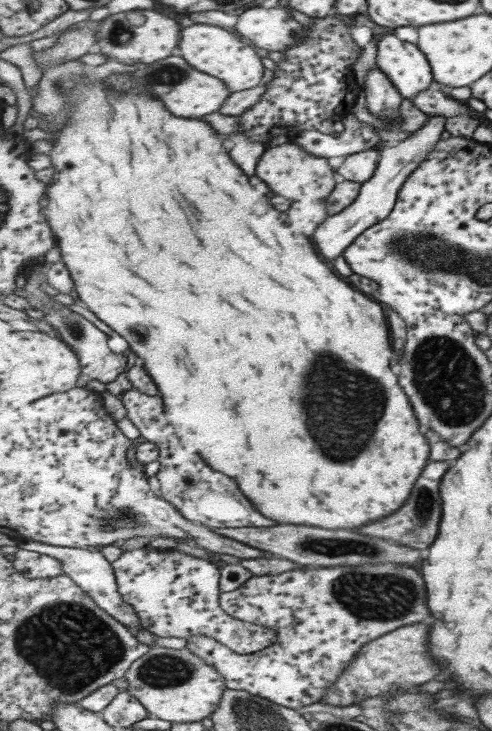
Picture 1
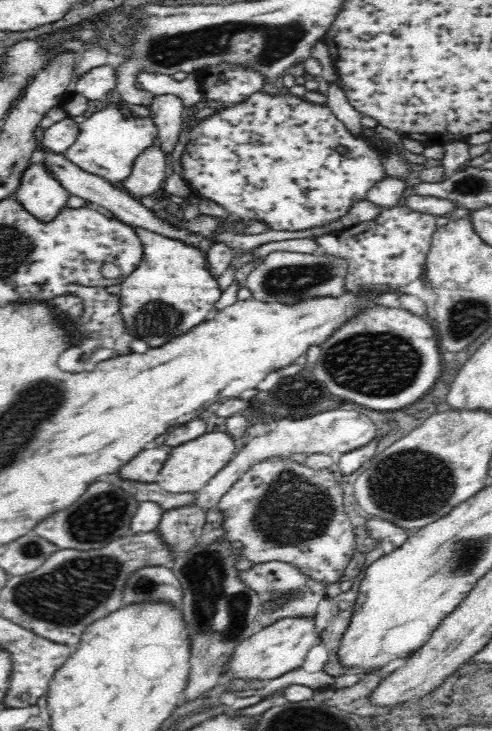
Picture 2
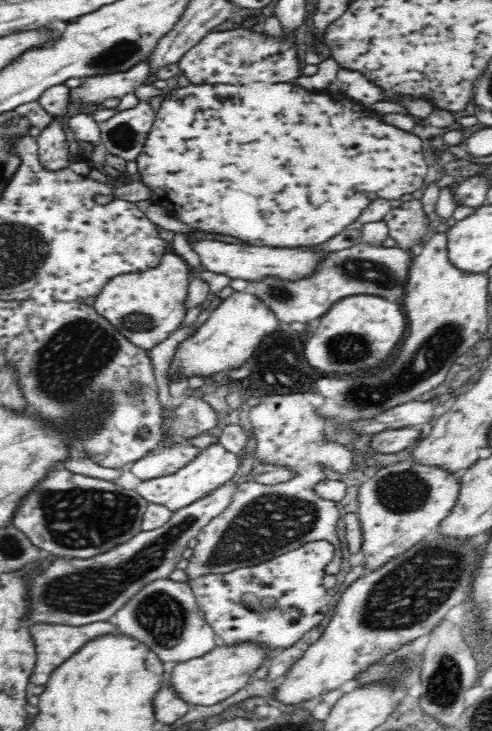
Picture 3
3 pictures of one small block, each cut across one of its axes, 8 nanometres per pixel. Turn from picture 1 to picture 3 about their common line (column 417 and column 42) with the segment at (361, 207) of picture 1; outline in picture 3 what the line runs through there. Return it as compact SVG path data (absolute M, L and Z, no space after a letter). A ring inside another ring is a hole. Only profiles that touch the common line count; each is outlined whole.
M56 117L55 121L48 125L37 136L37 154L38 160L42 168L46 171L56 172L68 168L70 162L70 148L66 141L64 126L60 117Z

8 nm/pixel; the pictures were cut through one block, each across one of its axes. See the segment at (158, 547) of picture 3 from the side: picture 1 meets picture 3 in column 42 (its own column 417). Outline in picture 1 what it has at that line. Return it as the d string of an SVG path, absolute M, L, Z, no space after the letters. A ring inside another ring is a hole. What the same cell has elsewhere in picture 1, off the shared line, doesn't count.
M397 563L321 567L317 570L291 570L277 575L253 575L241 588L222 593L221 606L240 621L273 628L277 633L276 642L263 651L241 654L212 637L199 634L191 636L185 648L201 656L207 665L216 668L227 680L229 689L247 691L287 708L299 708L322 702L328 688L336 684L367 643L397 628L429 618L431 610L427 602L427 584L423 574L409 566L397 566Z

